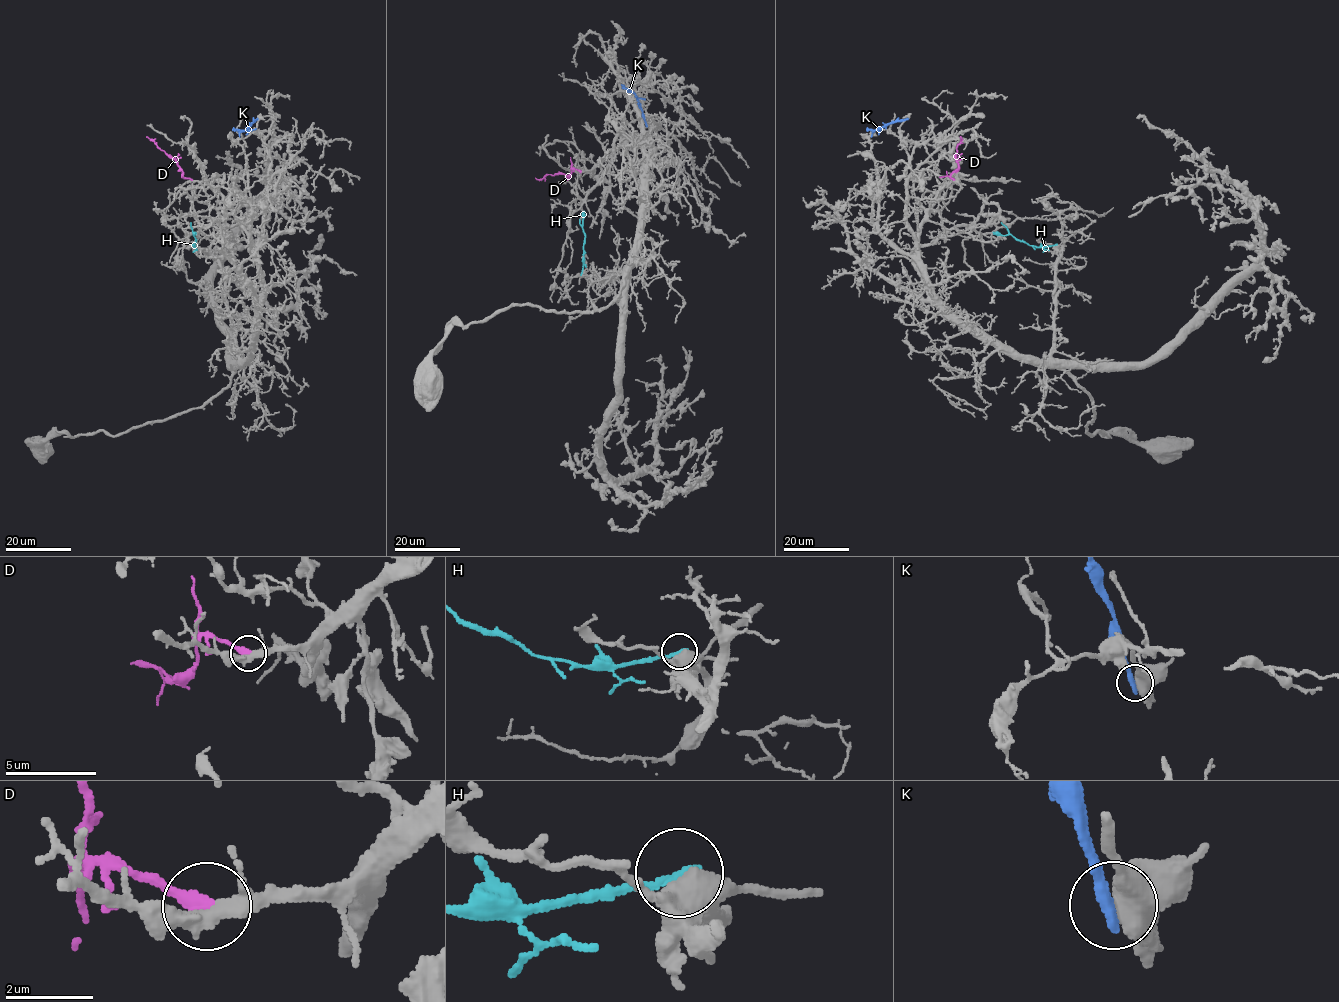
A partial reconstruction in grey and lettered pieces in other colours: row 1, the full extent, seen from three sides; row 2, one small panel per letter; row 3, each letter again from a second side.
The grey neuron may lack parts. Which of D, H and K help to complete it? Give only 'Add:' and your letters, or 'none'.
Add: D

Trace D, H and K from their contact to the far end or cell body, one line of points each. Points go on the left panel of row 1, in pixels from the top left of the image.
D: (191, 179), (183, 176), (177, 163), (146, 137)
H: (192, 244), (194, 247), (195, 232)
K: (257, 118), (245, 130), (232, 128)

